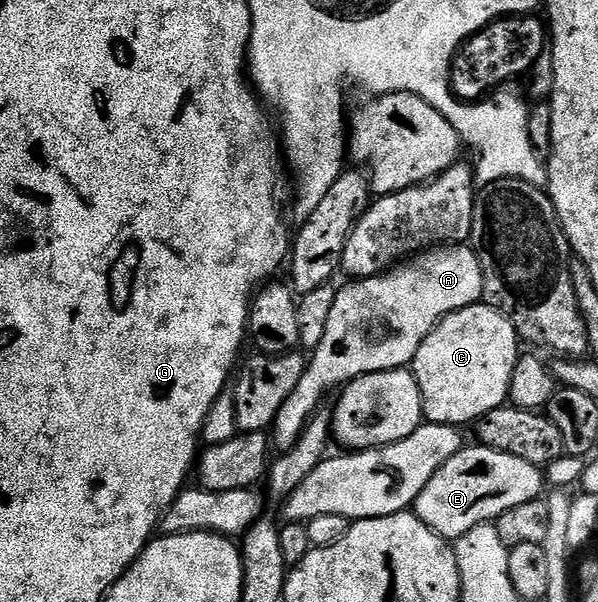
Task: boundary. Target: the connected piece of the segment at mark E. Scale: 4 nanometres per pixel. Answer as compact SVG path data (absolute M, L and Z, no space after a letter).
M463 447L461 452L448 458L448 462L432 474L428 486L420 490L412 505L418 519L451 542L476 526L497 521L504 510L512 510L512 506L520 506L520 502L532 502L543 495L544 472L539 465L516 458L510 452L473 447Z

